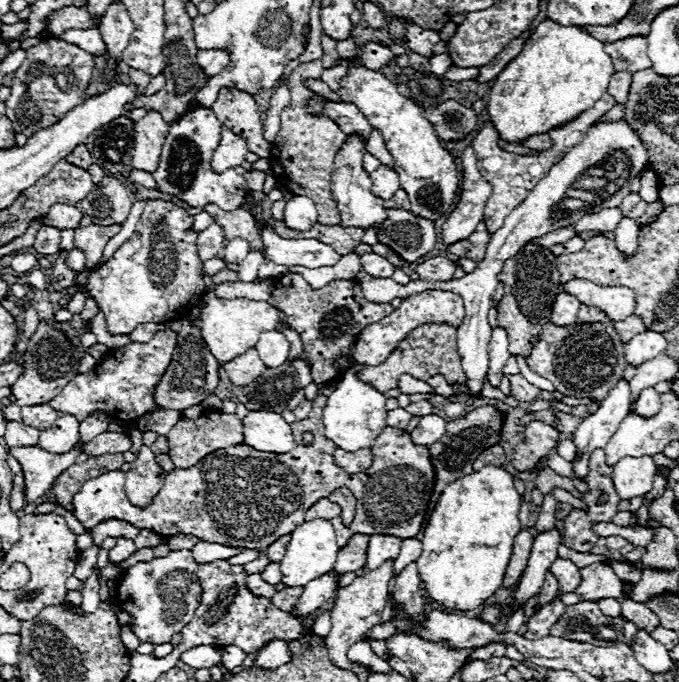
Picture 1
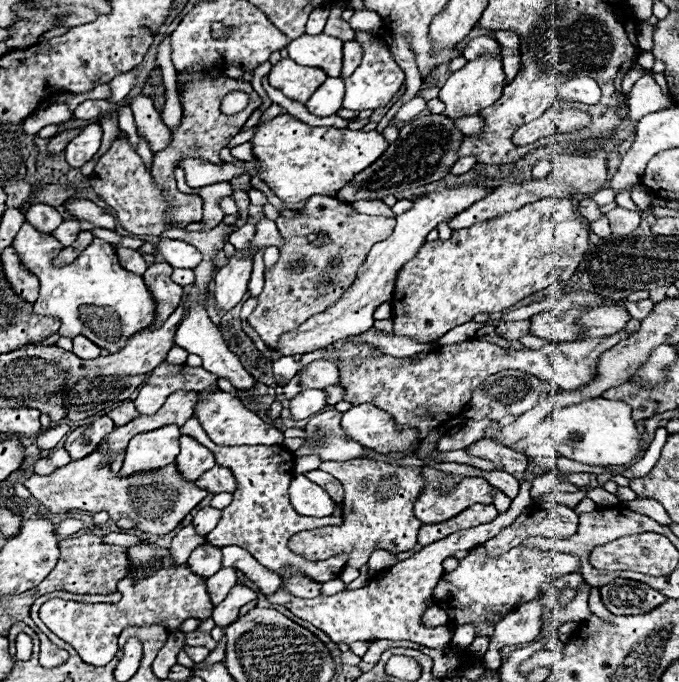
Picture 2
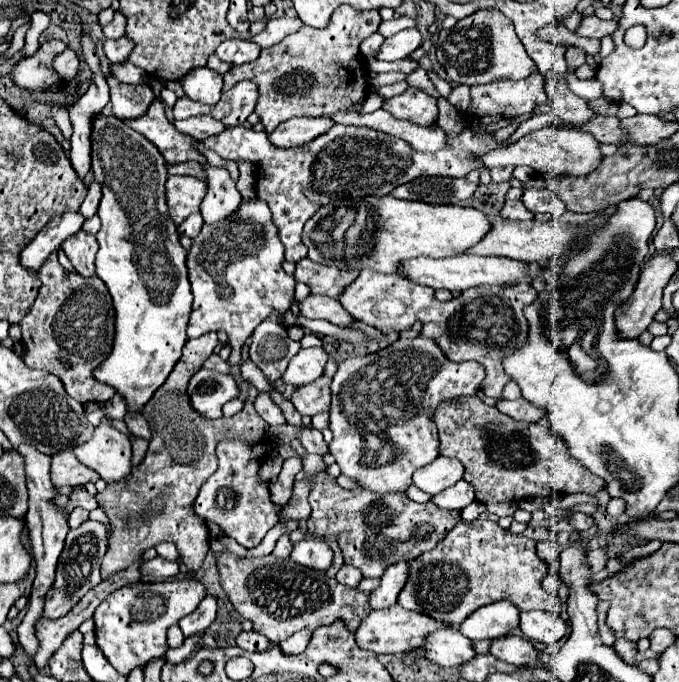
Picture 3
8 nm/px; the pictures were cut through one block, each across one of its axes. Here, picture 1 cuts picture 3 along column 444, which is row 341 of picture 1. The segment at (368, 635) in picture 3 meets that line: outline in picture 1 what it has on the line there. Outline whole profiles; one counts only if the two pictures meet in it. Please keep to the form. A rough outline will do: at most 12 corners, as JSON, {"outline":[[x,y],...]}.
{"outline":[[636,314],[614,322],[622,342],[646,330]]}

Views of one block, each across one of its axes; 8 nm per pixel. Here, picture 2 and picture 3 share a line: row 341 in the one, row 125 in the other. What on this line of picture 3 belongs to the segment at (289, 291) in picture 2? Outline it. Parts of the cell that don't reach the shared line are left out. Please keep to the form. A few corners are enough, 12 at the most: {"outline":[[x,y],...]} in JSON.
{"outline":[[342,6],[232,66],[270,134],[294,116],[360,112],[360,44],[378,10]]}

